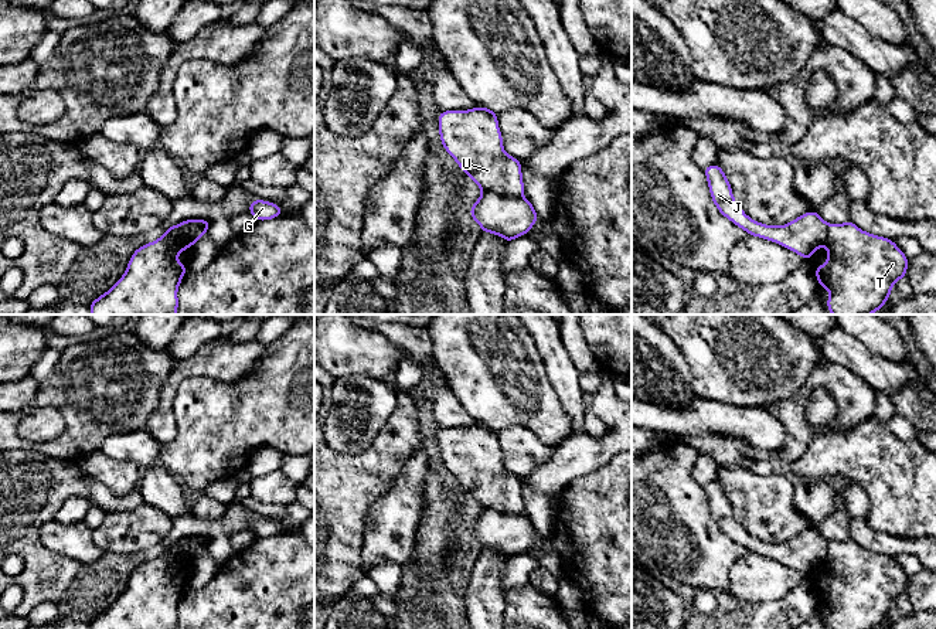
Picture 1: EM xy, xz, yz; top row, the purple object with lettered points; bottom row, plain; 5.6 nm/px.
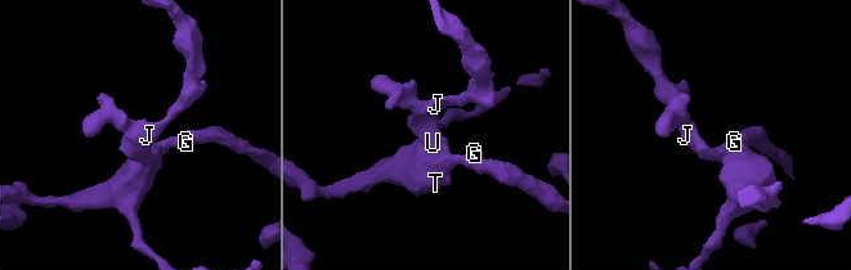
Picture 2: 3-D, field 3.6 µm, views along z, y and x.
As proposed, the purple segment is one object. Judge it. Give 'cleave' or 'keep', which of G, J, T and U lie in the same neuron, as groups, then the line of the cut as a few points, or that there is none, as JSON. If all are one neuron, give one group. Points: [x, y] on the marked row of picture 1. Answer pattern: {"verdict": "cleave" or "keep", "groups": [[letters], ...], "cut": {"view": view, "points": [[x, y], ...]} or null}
{"verdict": "cleave", "groups": [["G", "T"], ["J", "U"]], "cut": {"view": "xz", "points": [[483, 190], [518, 196]]}}

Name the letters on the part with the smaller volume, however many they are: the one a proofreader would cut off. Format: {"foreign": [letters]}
{"foreign": ["J", "U"]}

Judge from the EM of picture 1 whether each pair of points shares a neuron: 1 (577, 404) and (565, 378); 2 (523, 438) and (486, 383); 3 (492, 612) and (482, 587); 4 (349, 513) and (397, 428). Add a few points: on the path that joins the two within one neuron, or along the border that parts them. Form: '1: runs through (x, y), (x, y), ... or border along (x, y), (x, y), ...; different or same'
1: runs through (572, 398), (567, 384); same
2: border along (497, 431), (506, 427), (524, 425), (543, 442); different
3: runs through (486, 607), (483, 592); same
4: runs through (350, 492), (391, 449); same

